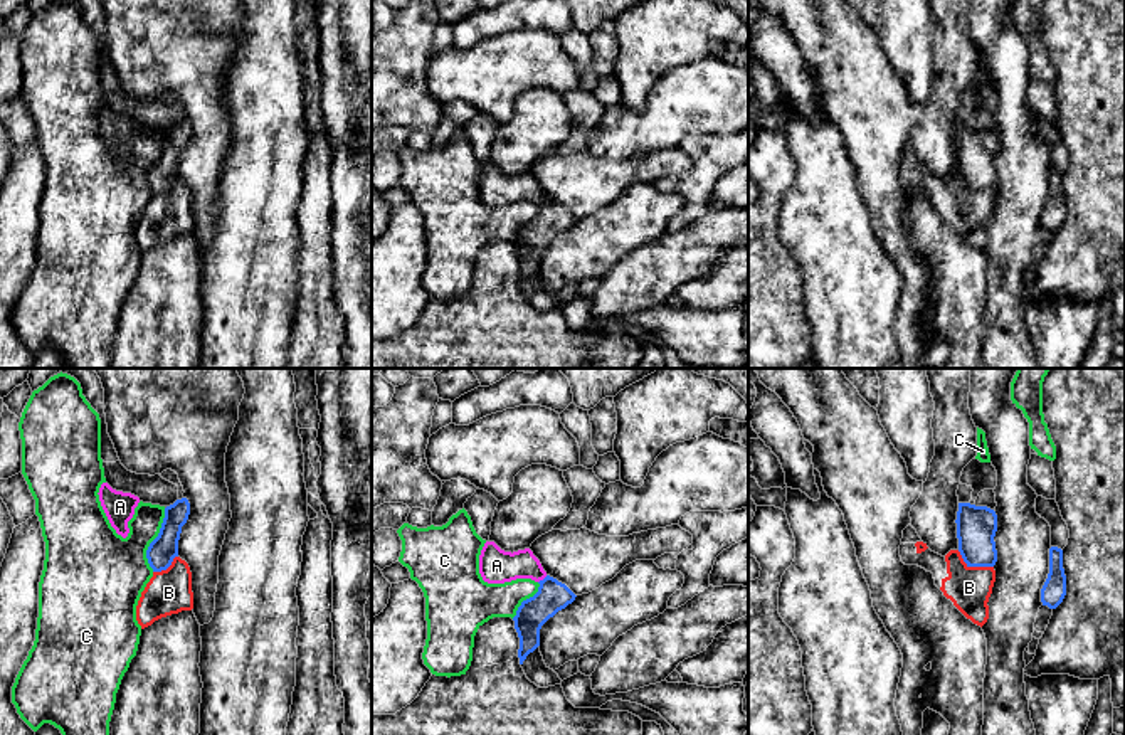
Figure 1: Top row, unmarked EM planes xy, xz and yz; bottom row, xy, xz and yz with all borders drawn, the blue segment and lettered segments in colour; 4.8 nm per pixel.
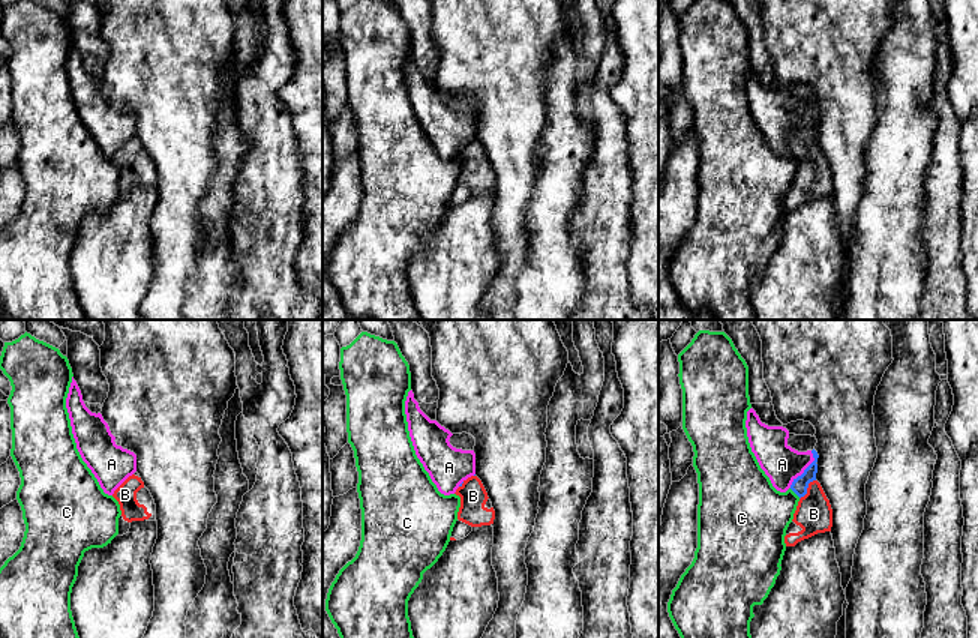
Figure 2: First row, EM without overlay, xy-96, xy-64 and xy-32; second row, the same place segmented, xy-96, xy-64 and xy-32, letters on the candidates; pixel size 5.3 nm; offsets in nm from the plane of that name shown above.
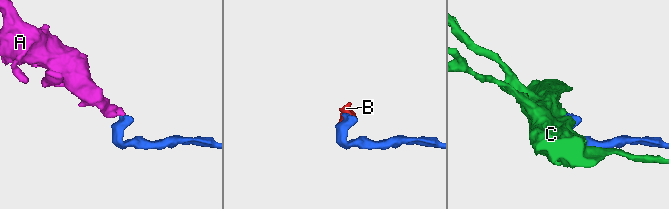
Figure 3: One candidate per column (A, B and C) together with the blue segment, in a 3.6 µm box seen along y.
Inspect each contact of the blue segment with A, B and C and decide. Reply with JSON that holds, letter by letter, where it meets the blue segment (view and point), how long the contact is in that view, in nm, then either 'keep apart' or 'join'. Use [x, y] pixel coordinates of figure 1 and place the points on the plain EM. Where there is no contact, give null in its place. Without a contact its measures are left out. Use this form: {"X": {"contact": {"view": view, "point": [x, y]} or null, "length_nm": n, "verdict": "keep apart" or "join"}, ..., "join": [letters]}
{"A": {"contact": {"view": "xz", "point": [544, 202]}, "length_nm": 60, "verdict": "join"}, "B": {"contact": {"view": "yz", "point": [974, 189]}, "length_nm": 190, "verdict": "keep apart"}, "C": {"contact": {"view": "xy", "point": [153, 163]}, "length_nm": 320, "verdict": "keep apart"}, "join": ["A"]}

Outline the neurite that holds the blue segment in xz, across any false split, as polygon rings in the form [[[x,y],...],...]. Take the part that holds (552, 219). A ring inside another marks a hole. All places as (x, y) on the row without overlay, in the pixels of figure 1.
[[[486,165],[479,178],[479,197],[488,207],[504,207],[531,202],[540,207],[538,215],[523,224],[516,234],[515,252],[520,261],[520,288],[540,269],[540,252],[558,234],[575,224],[575,217],[550,200],[530,172],[504,175],[494,165]]]

